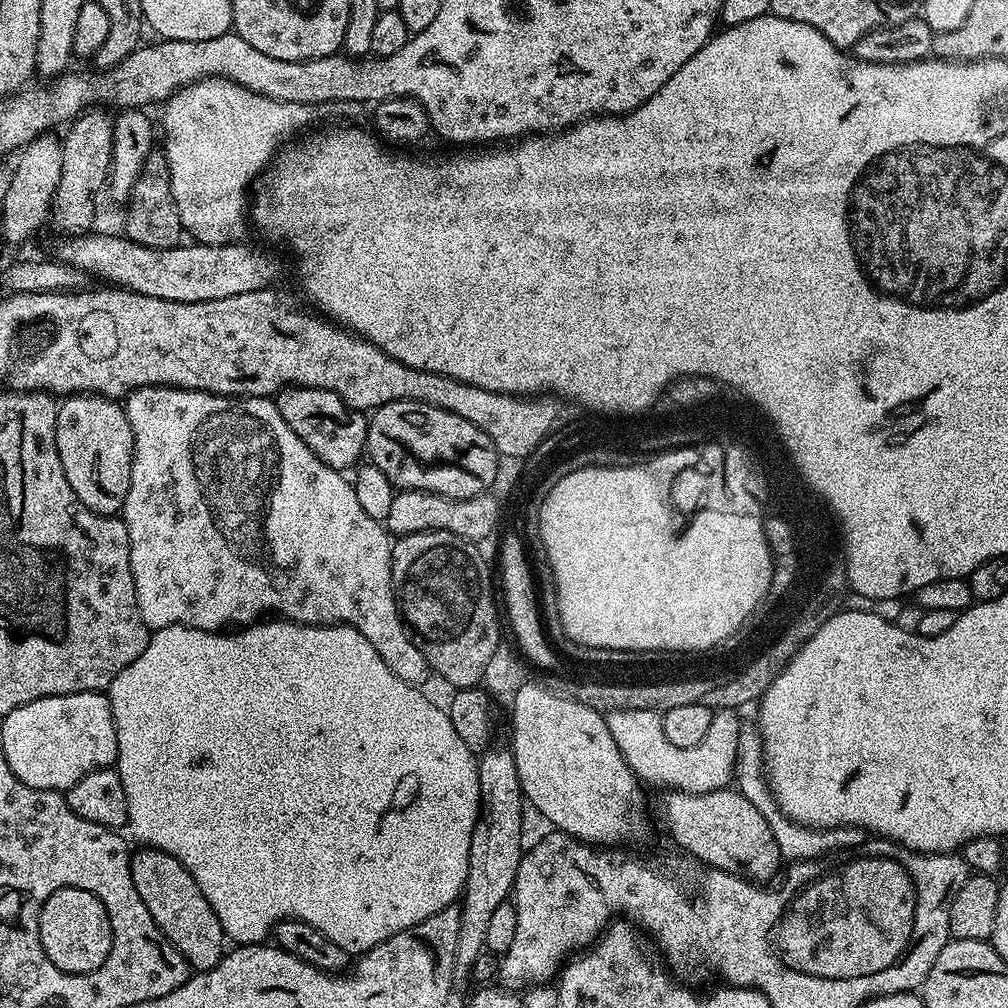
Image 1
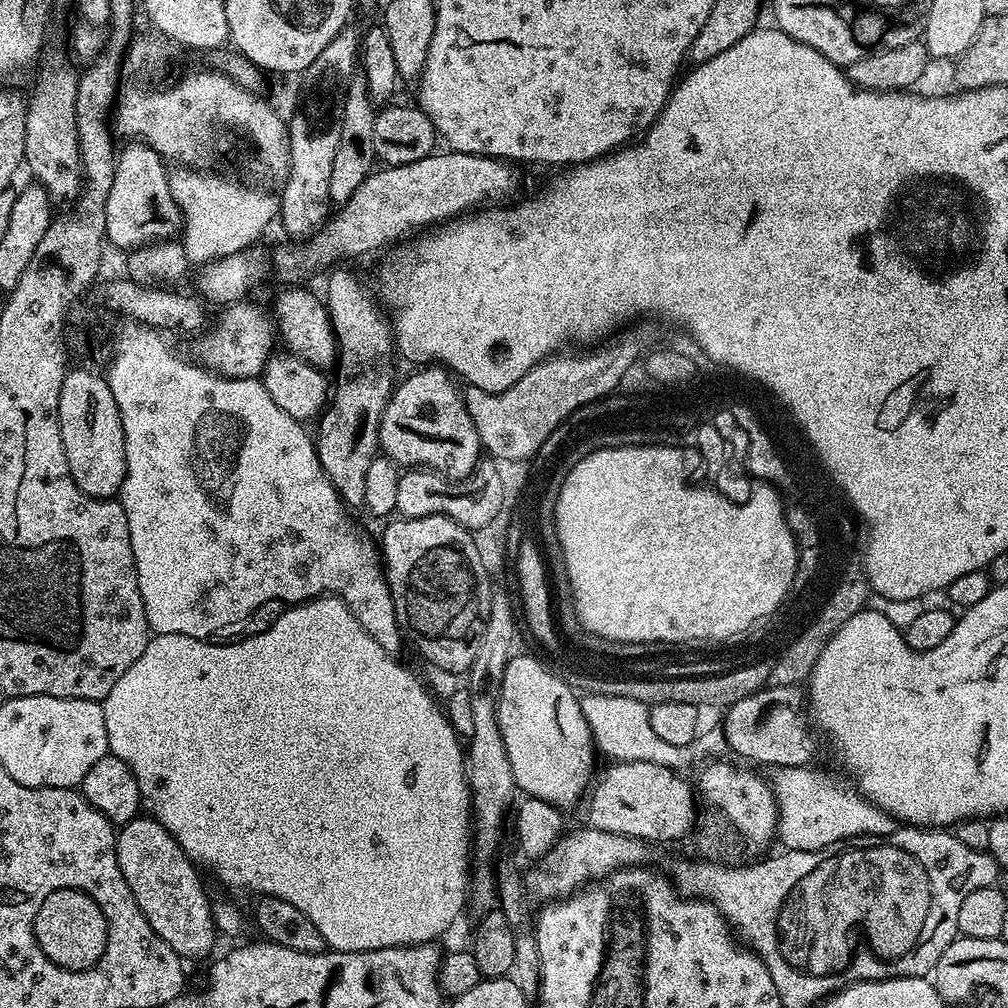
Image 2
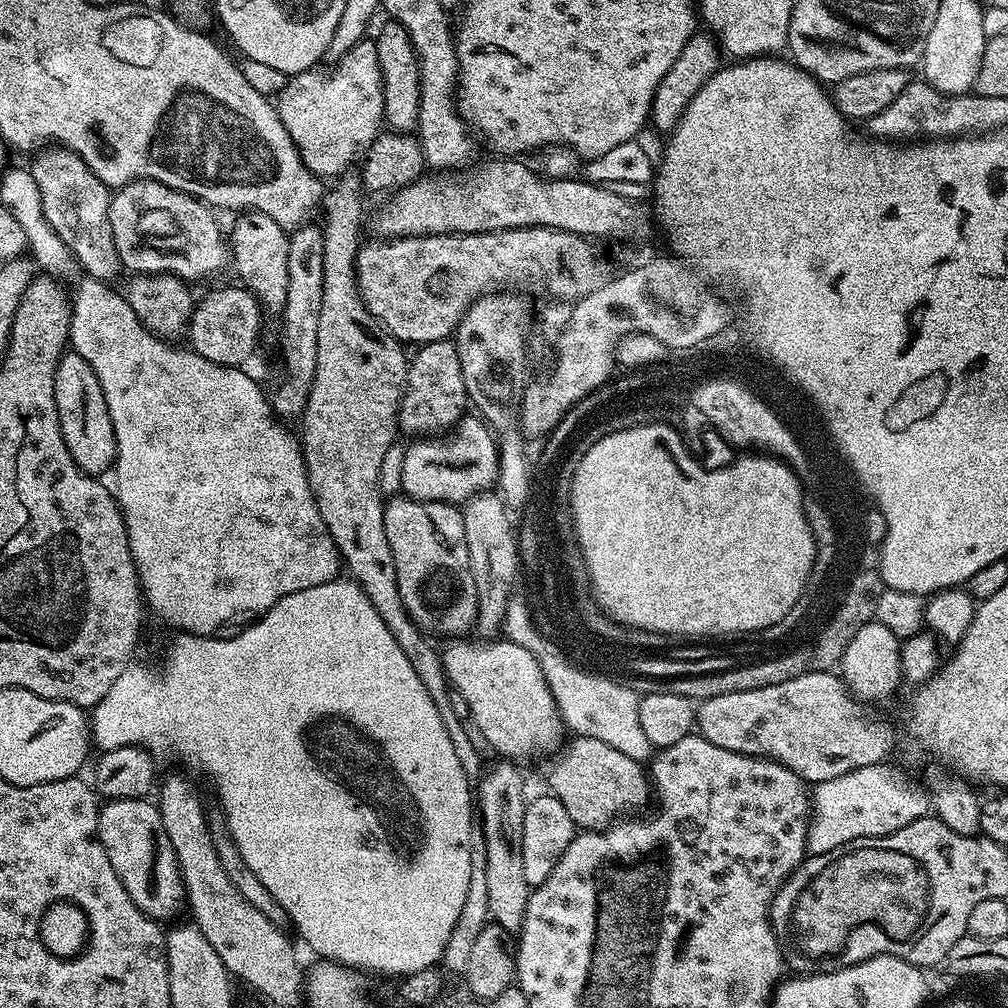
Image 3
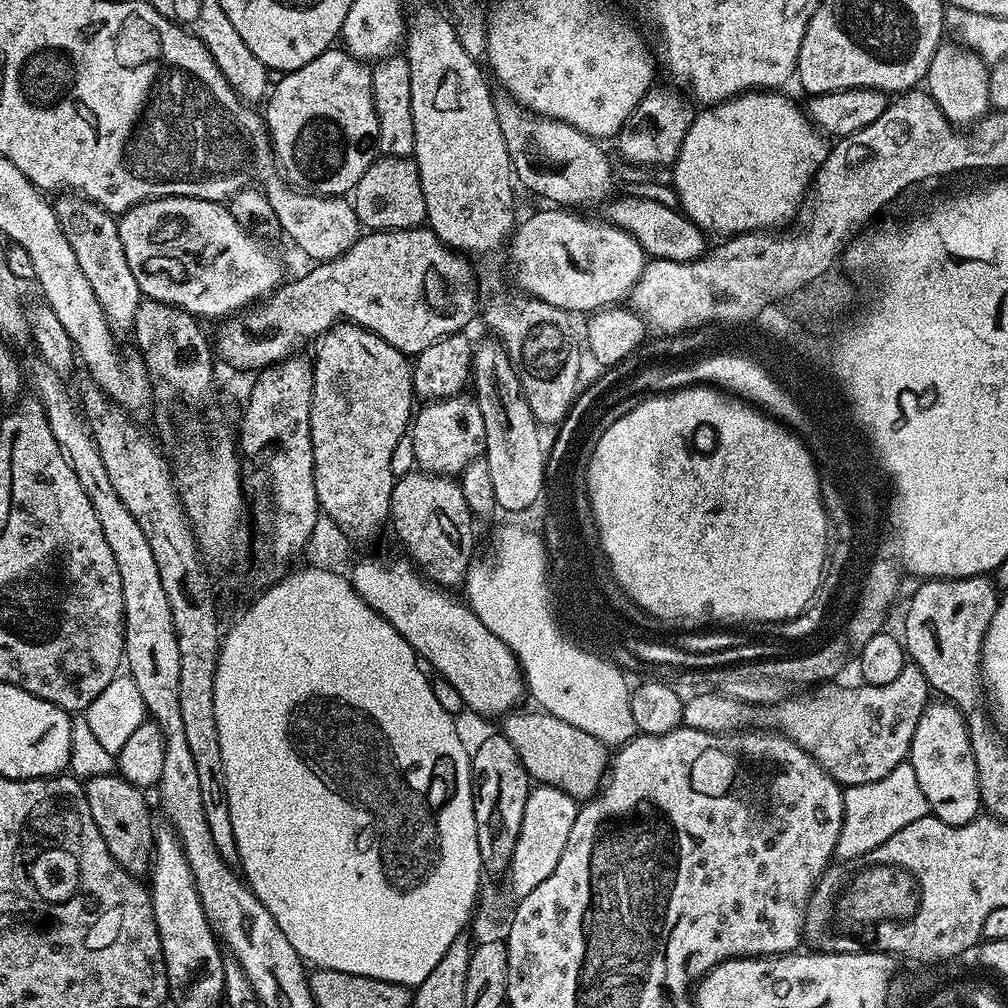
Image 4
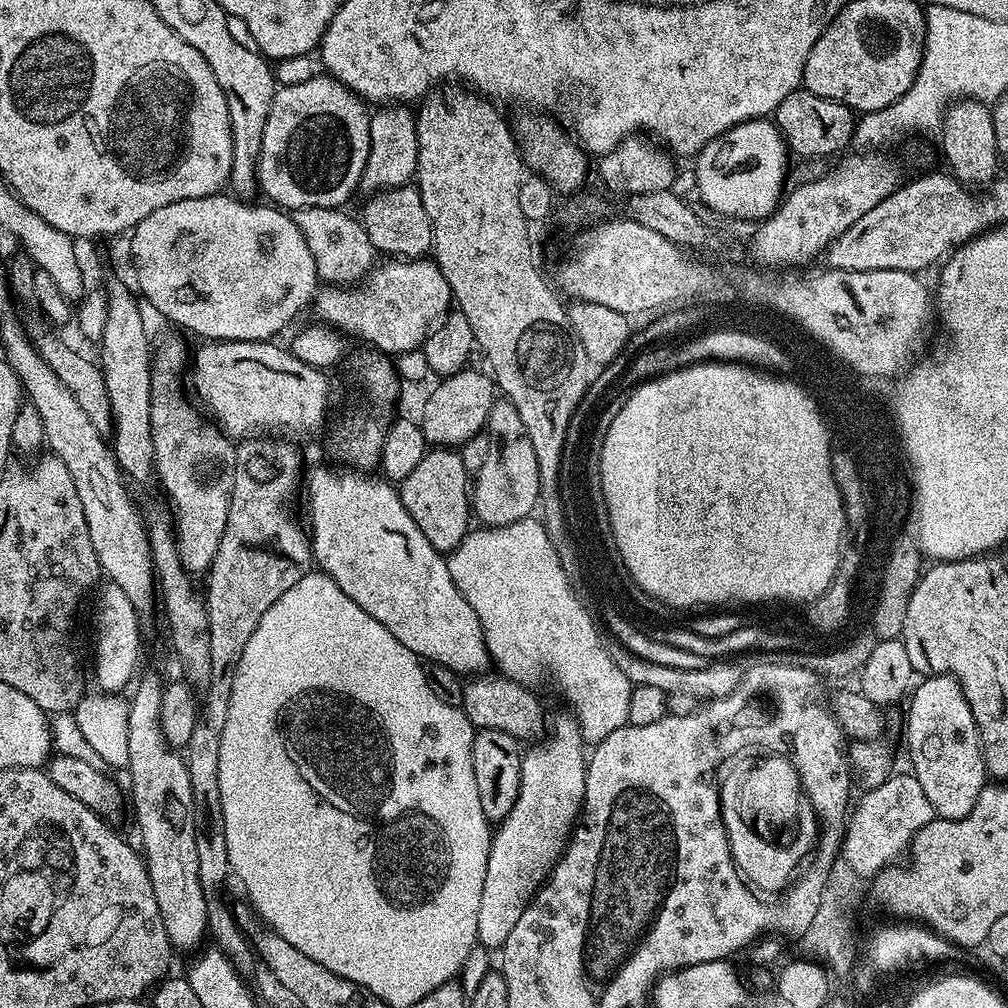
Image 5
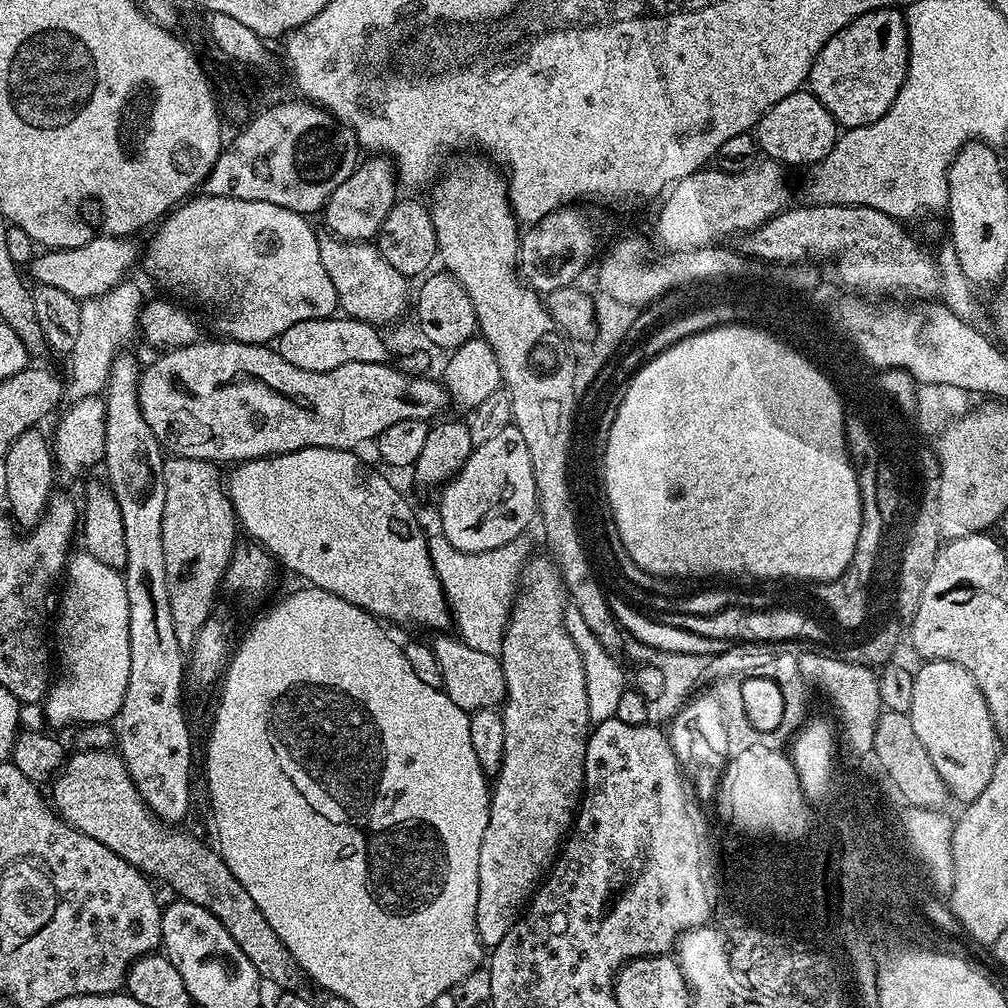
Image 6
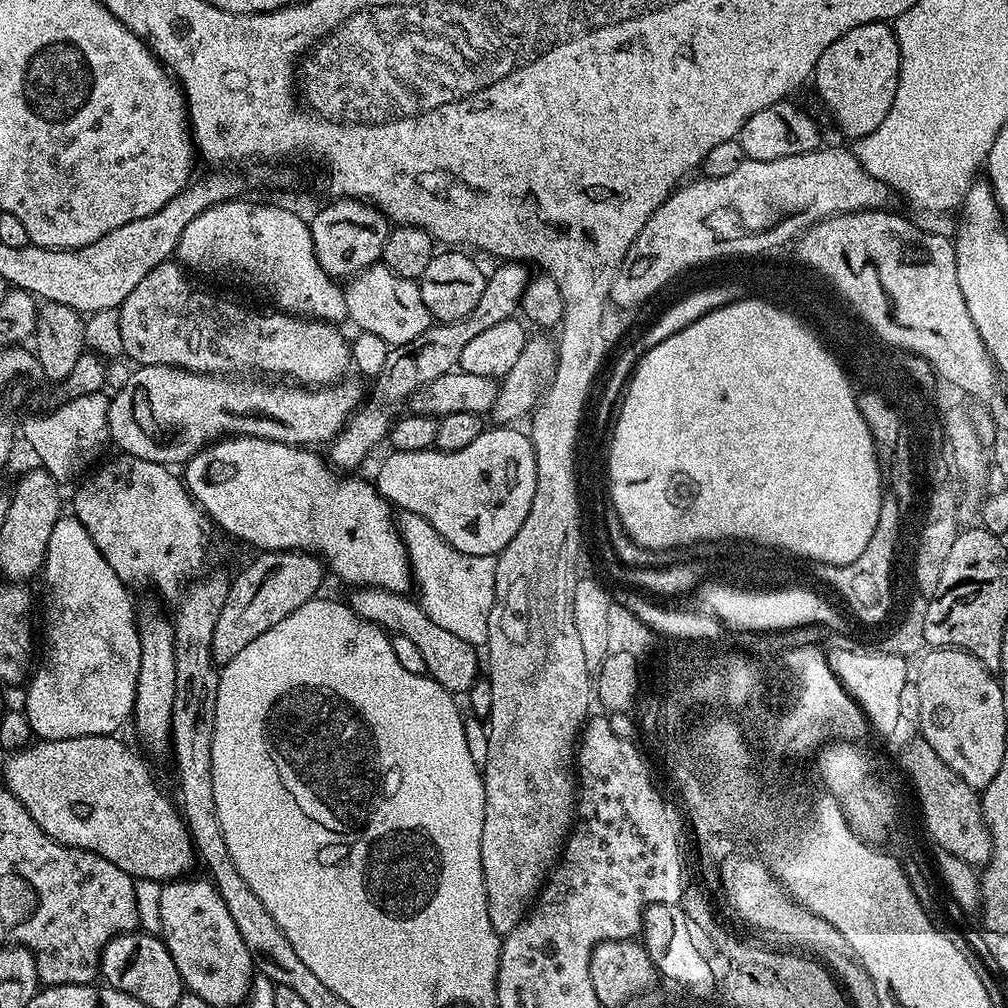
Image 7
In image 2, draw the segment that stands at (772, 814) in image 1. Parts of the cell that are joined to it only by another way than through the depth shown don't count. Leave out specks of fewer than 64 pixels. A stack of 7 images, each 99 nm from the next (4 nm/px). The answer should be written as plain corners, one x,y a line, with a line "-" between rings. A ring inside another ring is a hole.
782,766
769,767
766,772
776,799
776,835
787,851
822,850
836,840
853,836
885,836
896,831
898,824
892,815
860,795
847,779
839,780
814,769
812,766

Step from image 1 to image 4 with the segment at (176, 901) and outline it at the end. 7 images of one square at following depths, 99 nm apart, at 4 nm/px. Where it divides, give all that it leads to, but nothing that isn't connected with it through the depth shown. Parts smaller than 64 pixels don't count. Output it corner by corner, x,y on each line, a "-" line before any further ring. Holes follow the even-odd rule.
112,772
87,779
84,793
91,817
98,826
111,856
128,872
147,873
151,863
154,820
150,818
144,800
145,793

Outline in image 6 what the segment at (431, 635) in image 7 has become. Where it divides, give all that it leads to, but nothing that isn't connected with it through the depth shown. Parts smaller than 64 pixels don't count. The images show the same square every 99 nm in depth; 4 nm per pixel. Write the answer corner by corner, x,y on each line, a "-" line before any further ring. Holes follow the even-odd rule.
448,634
433,635
436,637
430,640
430,646
434,650
434,658
438,658
438,670
442,670
442,691
448,695
450,702
469,714
483,708
499,709
506,694
506,680
499,655
474,650
455,635
444,635

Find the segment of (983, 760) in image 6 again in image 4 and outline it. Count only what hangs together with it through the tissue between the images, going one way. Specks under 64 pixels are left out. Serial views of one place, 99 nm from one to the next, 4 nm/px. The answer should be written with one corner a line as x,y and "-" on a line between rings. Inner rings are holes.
951,702
939,703
929,703
922,718
918,718
908,760
914,766
914,774
918,774
922,794
926,794
929,813
950,826
958,826
976,819
981,811
978,770
974,766
965,713

